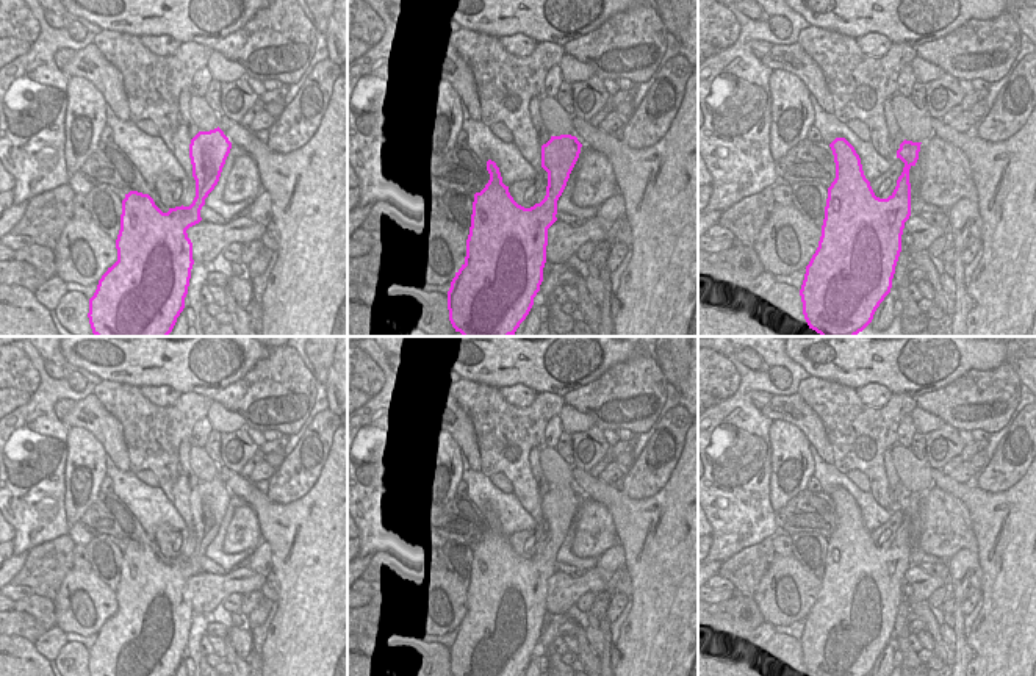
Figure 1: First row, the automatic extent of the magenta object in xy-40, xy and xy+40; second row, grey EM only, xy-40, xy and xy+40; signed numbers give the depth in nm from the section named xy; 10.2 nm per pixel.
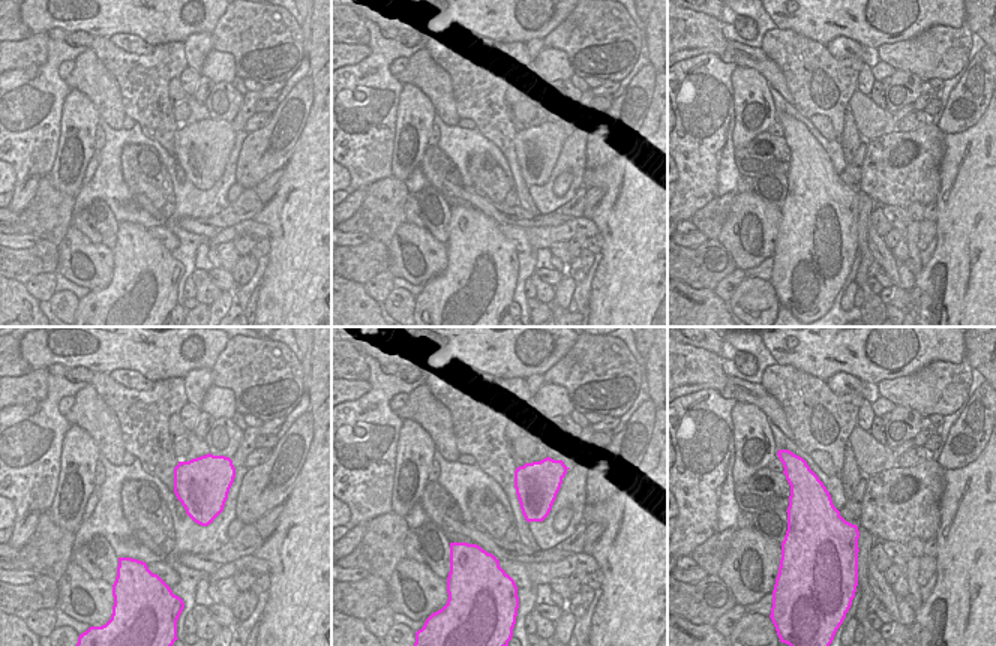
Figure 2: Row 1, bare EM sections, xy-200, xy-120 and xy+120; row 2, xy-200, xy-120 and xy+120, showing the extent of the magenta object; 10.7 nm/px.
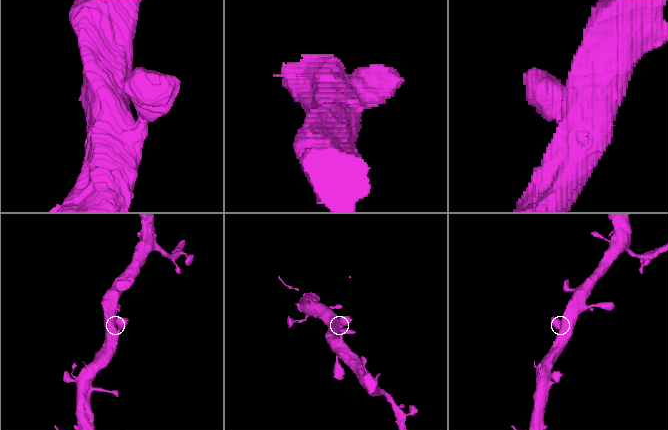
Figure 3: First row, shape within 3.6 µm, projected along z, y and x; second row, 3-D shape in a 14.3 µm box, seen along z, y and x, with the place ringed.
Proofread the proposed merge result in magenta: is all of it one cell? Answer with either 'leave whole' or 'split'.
leave whole

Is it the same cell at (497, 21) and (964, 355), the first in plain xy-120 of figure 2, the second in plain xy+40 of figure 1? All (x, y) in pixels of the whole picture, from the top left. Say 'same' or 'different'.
same

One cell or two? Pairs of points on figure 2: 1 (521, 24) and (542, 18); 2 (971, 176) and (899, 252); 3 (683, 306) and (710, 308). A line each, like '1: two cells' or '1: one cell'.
1: one cell
2: two cells
3: one cell

